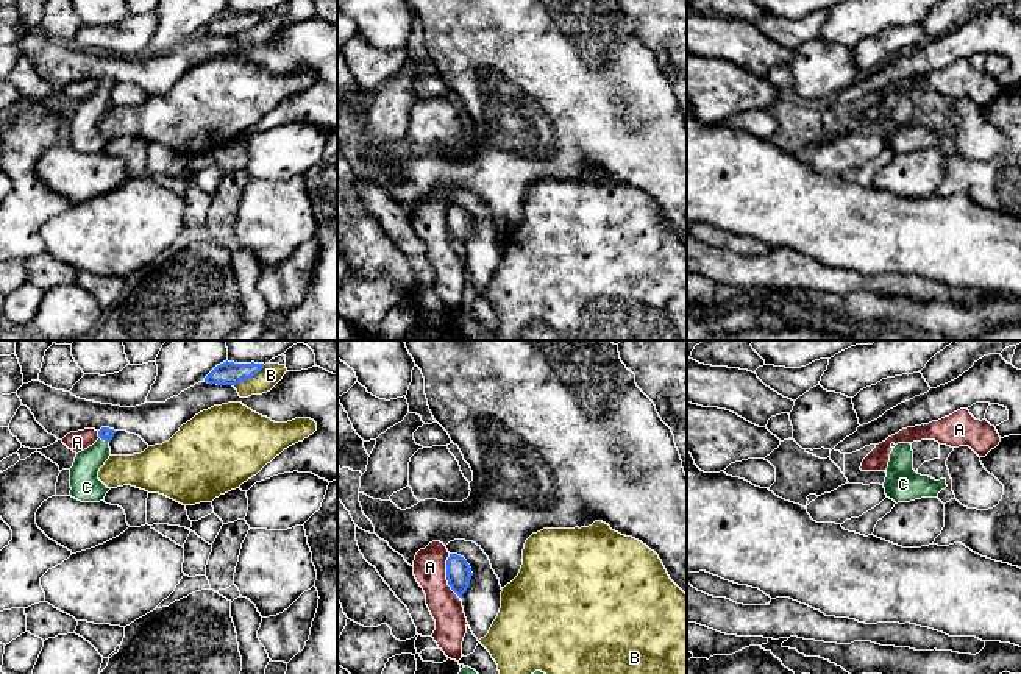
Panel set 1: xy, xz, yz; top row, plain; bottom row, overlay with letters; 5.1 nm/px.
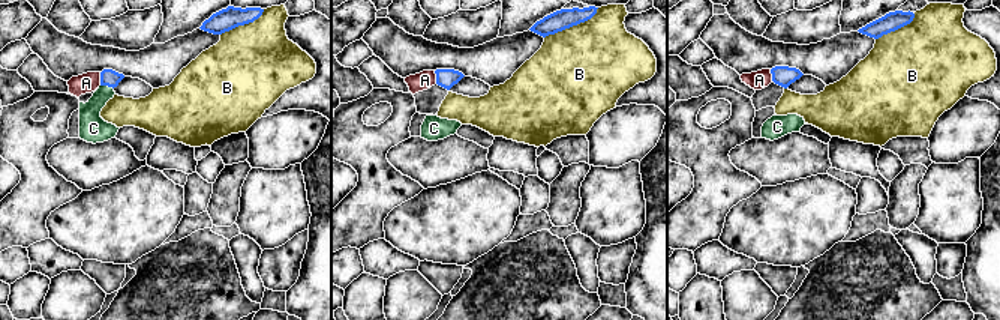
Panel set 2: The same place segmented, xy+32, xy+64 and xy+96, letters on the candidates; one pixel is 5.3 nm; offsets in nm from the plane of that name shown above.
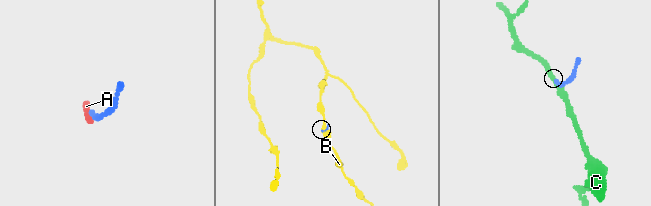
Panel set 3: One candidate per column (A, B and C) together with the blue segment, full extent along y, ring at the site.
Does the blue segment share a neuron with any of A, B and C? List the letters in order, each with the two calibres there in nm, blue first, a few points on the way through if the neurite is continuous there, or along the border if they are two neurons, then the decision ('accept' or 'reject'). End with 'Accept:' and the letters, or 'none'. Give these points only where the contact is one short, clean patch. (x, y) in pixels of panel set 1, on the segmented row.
A: calibres 130 and 180 nm; border xz (448, 554), (447, 584), (459, 598); reject
B: calibres 130 and 110 nm; reject
C: calibres 70 and 150 nm; way xy (106, 434), (105, 440), (86, 465), (85, 482); accept
Accept: C

